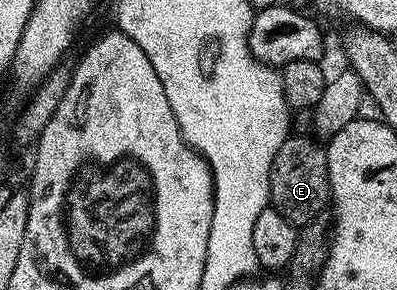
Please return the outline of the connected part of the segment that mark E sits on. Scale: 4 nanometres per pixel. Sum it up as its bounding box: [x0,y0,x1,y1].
[269,134,332,226]

